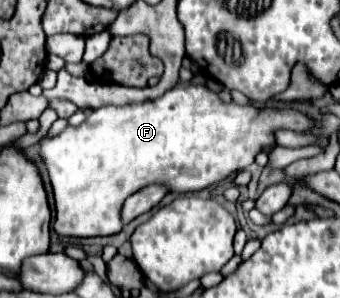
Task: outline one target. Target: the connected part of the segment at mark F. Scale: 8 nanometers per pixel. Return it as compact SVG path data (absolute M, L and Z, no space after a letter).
M182 83L154 101L130 103L130 105L104 105L88 113L88 119L72 127L68 125L60 135L40 141L40 157L48 169L50 185L54 191L56 219L54 231L66 237L100 237L116 235L122 231L122 205L138 189L150 183L166 183L176 193L194 193L210 187L246 169L258 151L274 143L276 129L308 131L310 121L296 111L256 109L252 105L242 107L236 103L224 103L216 93L204 85Z

